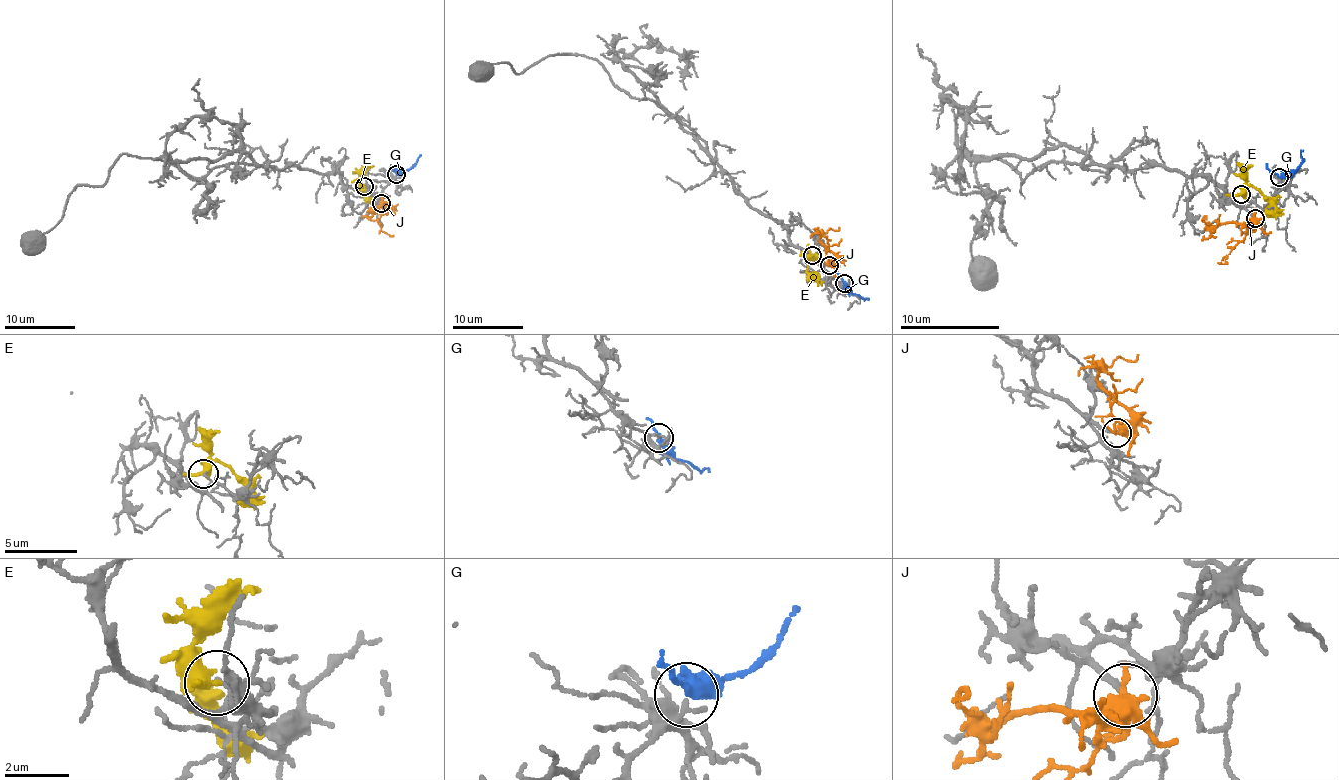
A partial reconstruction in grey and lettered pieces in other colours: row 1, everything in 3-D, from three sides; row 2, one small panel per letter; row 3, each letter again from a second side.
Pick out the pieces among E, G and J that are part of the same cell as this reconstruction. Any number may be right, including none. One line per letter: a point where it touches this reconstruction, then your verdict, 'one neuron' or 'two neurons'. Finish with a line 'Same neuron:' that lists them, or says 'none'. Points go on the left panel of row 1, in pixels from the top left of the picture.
E: (364, 186) | two neurons
G: (396, 174) | one neuron
J: (381, 203) | one neuron
Same neuron: G, J

